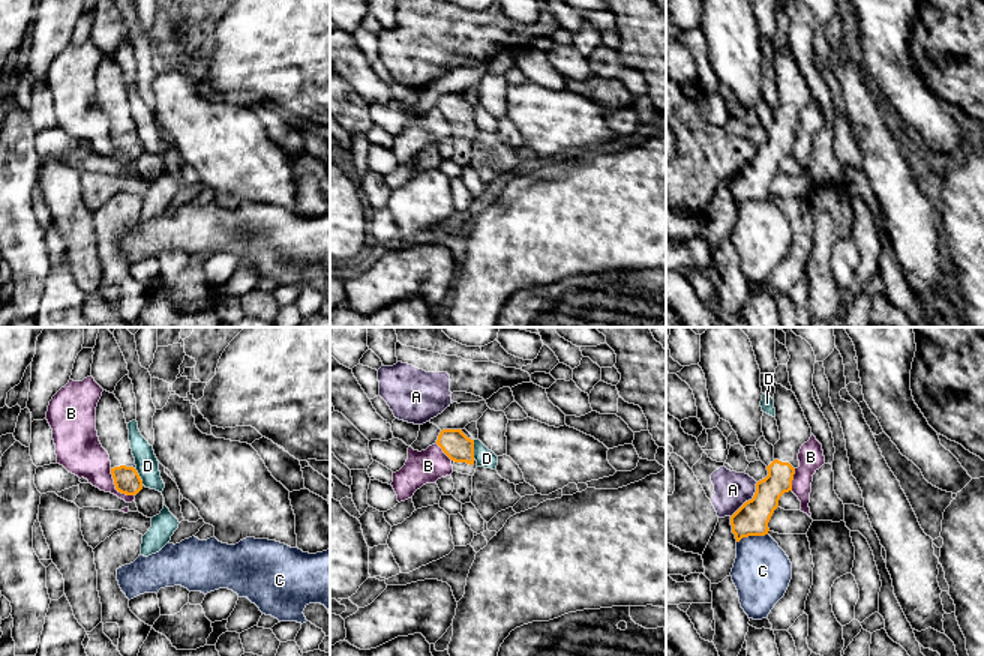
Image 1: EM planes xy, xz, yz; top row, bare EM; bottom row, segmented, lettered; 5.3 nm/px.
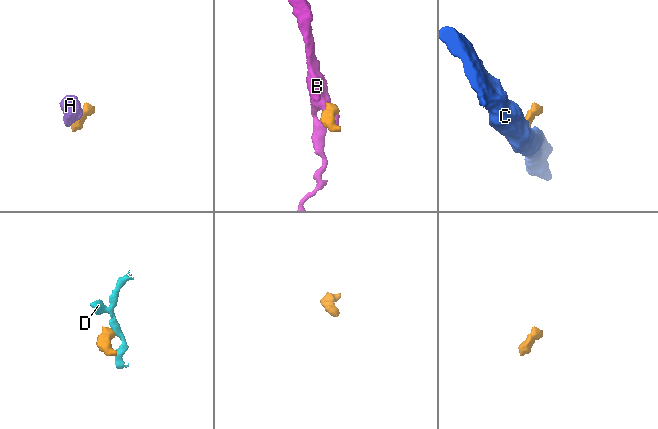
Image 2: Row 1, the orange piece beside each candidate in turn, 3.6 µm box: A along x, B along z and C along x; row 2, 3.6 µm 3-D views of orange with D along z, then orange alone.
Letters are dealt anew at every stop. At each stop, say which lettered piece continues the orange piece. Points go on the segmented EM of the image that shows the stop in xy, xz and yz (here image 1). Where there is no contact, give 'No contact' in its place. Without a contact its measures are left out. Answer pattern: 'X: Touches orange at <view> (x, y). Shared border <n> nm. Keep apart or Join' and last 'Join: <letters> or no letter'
A: Touches orange at yz (749, 500). Shared border 240 nm. Keep apart
B: Touches orange at xy (116, 488). Shared border 200 nm. Keep apart
C: Touches orange at yz (752, 535). Shared border 180 nm. Keep apart
D: Touches orange at xz (473, 449). Shared border 100 nm. Keep apart
Join: no letter

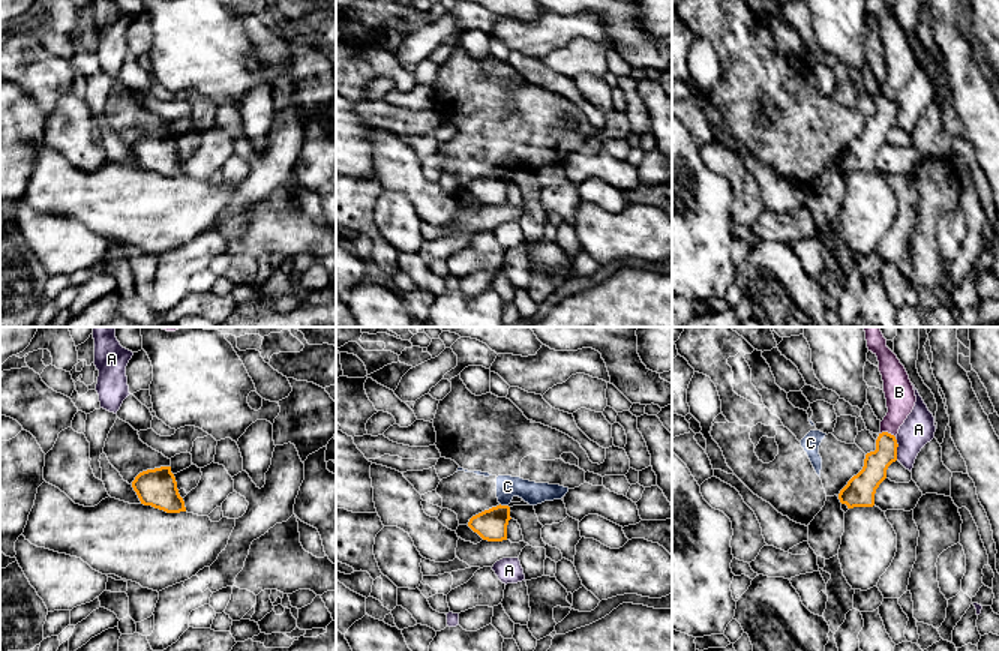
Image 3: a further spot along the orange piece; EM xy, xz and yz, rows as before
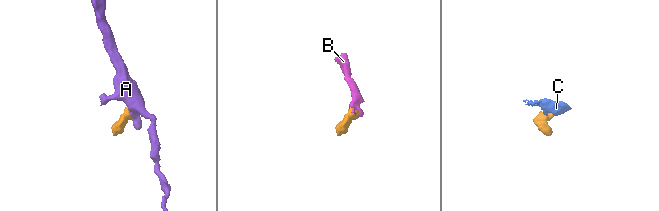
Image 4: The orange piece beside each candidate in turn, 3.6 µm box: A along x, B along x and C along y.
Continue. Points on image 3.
A: Touches orange at yz (896, 450). Shared border 110 nm. Keep apart
B: Touches orange at yz (887, 432). Shared border 100 nm. Join
C: Touches orange at xz (504, 506). Shared border 50 nm. Keep apart
Join: B

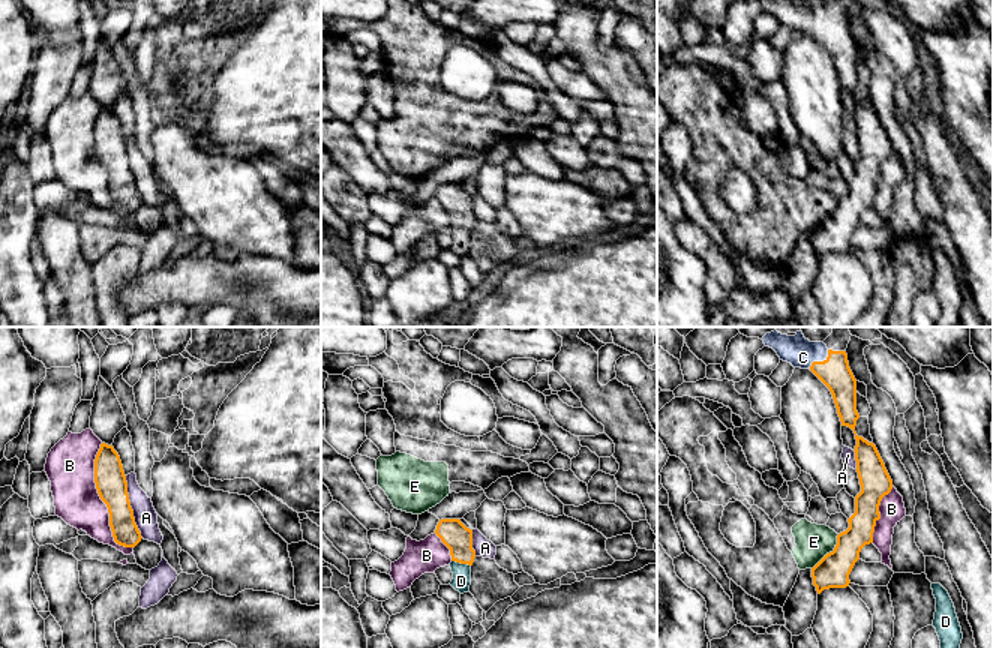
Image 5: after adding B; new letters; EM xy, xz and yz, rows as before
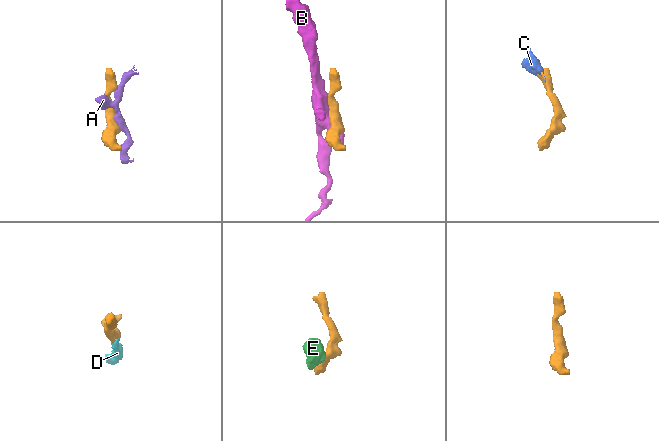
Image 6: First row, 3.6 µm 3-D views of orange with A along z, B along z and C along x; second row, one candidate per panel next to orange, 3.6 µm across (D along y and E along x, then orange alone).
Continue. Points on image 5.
A: Touches orange at xy (131, 507). Shared border 340 nm. Keep apart
B: Touches orange at xy (102, 500). Shared border 600 nm. Keep apart
C: Touches orange at yz (819, 362). Shared border 150 nm. Join
D: Touches orange at xz (461, 563). Shared border 110 nm. Join
E: Touches orange at yz (830, 552). Shared border 240 nm. Keep apart
Join: C, D

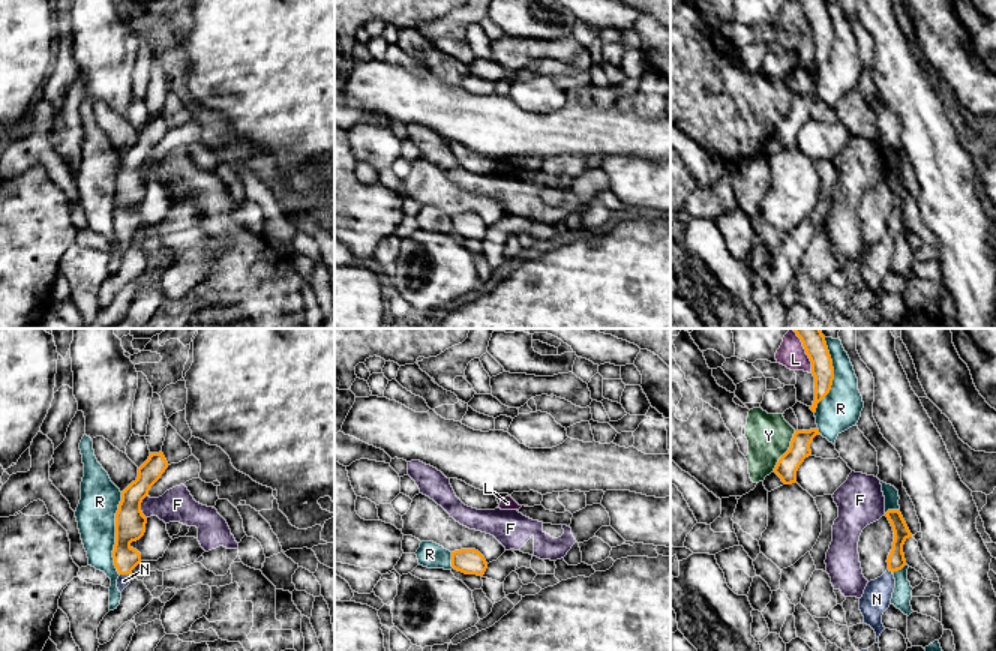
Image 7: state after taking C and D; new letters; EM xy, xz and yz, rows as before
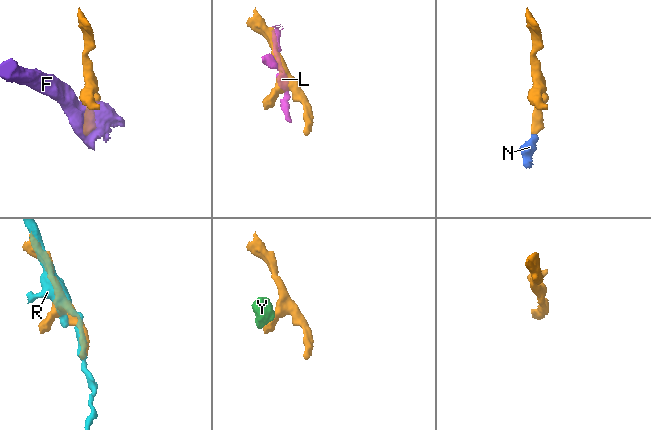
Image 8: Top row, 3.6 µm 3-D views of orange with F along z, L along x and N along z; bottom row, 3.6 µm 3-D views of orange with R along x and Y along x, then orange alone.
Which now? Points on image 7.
F: Touches orange at xy (140, 507). Shared border 130 nm. Keep apart
L: Touches orange at yz (806, 351). Shared border 260 nm. Keep apart
N: Touches orange at xy (125, 573). Shared border 60 nm. Join
R: Touches orange at xy (116, 534). Shared border 440 nm. Keep apart
Y: Touches orange at yz (788, 450). Shared border 240 nm. Keep apart
Join: N

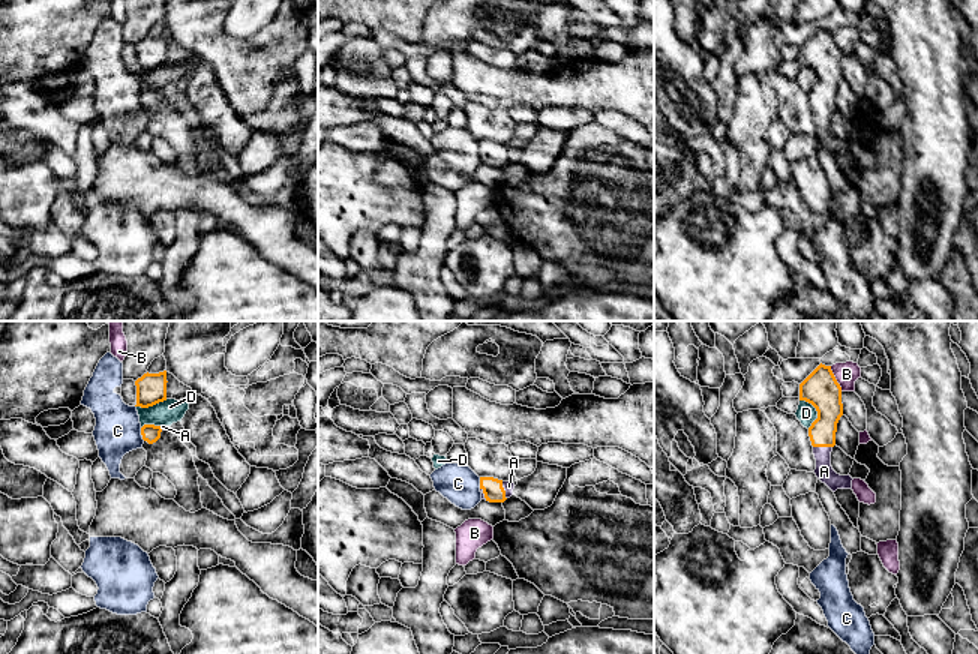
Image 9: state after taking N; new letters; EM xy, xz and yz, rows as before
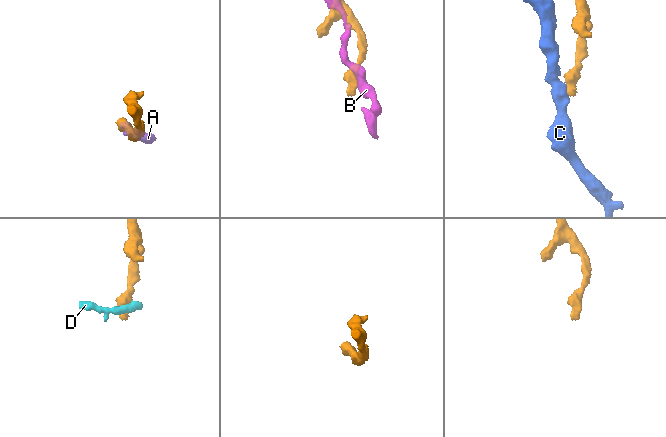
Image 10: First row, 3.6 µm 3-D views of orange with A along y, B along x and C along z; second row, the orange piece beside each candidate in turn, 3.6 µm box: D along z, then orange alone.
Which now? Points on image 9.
A: Touches orange at yz (822, 446). Shared border 100 nm. Join
B: Touches orange at yz (834, 378). Shared border 150 nm. Keep apart
C: Touches orange at xy (141, 434). Shared border 80 nm. Keep apart
D: Touches orange at yz (816, 410). Shared border 170 nm. Keep apart
Join: A

